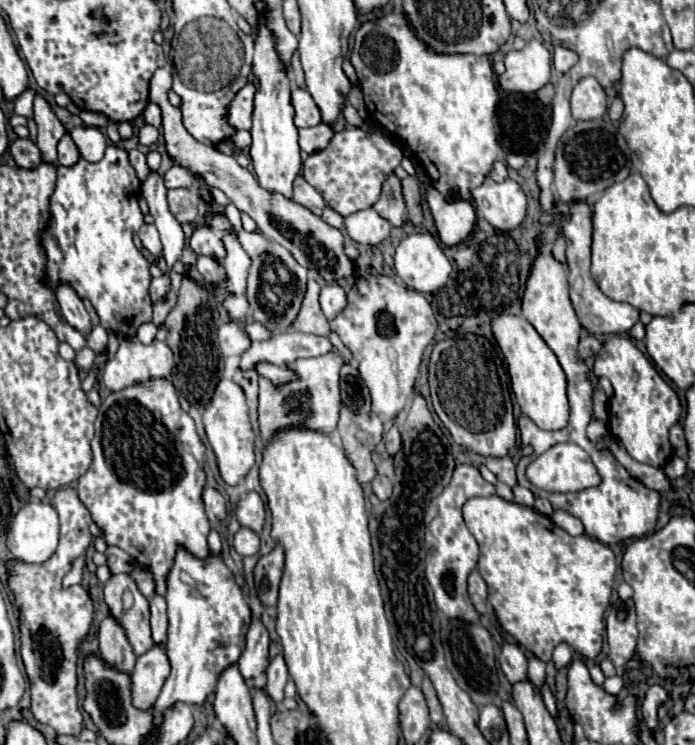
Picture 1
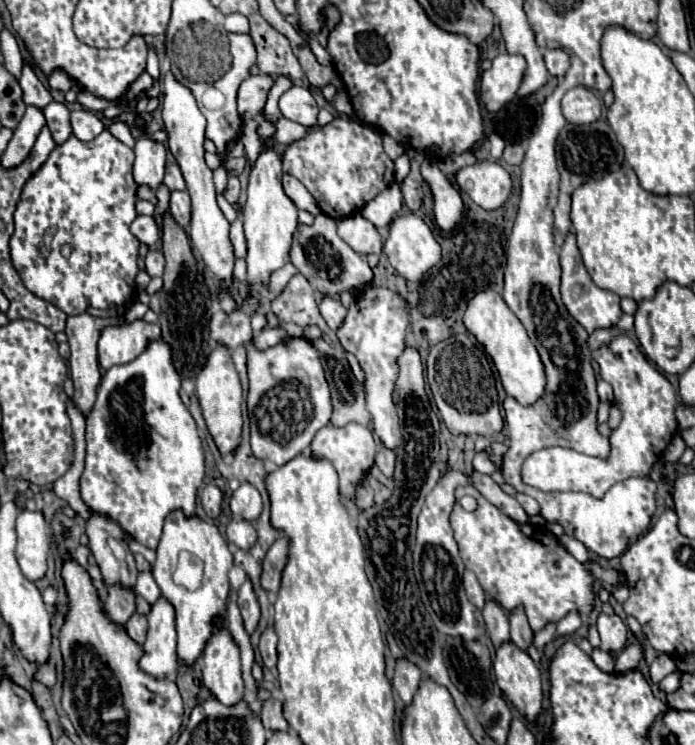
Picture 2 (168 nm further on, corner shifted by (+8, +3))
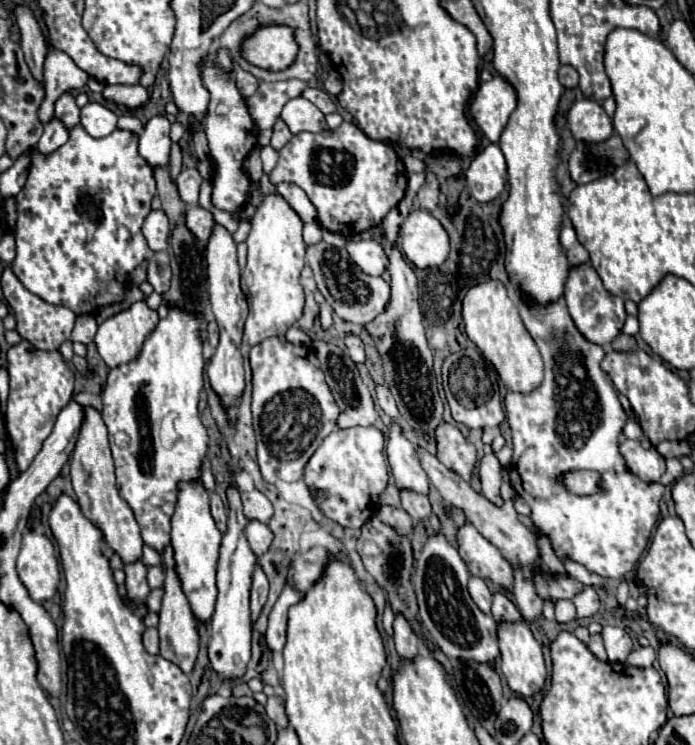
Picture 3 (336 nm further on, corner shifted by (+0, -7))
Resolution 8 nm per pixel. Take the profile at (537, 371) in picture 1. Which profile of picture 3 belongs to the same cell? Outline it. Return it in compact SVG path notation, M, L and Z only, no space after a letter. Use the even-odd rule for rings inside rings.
M481 283L471 287L463 299L463 321L469 339L481 349L483 357L493 363L509 391L531 393L543 383L543 359L533 337L525 331L519 311L503 283Z

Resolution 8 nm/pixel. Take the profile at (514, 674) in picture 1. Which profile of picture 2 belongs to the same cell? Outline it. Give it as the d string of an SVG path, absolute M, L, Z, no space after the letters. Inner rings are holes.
M489 599L483 607L483 617L487 623L487 633L491 635L491 641L495 647L499 647L503 641L509 639L509 621L507 621L507 611L497 605L497 601Z

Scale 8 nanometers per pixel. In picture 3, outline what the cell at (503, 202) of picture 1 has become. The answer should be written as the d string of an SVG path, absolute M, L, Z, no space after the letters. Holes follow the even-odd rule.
M491 143L473 157L465 171L465 181L479 203L491 203L505 191L507 165L499 145Z

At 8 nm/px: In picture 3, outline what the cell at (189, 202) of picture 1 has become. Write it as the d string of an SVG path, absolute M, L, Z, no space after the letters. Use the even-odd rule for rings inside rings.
M189 207L187 209L187 227L189 231L201 239L201 241L207 241L209 239L209 231L213 229L215 221L213 221L213 215L209 211L205 211L203 207Z

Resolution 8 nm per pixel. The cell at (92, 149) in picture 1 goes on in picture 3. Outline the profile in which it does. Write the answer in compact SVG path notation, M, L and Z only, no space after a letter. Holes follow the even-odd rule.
M87 103L81 109L81 127L95 139L107 137L117 129L117 115L101 103Z

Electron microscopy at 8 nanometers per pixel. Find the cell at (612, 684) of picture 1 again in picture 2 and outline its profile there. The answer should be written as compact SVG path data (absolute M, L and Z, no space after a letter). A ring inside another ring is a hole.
M595 647L593 649L593 653L591 653L591 659L595 661L595 665L601 669L601 671L605 671L605 673L613 673L613 655L611 653L605 653L603 649L599 649L599 647Z

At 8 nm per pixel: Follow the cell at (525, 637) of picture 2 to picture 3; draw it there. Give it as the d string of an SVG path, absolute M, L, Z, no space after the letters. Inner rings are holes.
M425 449L423 451L423 469L425 473L429 475L429 479L433 481L433 485L439 489L439 493L443 495L443 499L453 505L453 507L459 507L465 511L465 517L477 527L477 531L487 539L491 541L495 547L501 549L501 553L505 555L505 559L509 559L509 563L513 563L515 567L515 589L513 589L513 595L515 595L515 605L519 607L521 611L521 617L527 625L531 623L537 623L539 617L541 617L541 609L543 609L543 601L537 597L537 593L533 591L533 585L529 583L531 579L531 571L535 569L535 563L539 561L539 551L537 551L537 545L535 545L535 537L533 533L517 519L517 511L513 507L513 501L515 499L509 499L503 503L503 507L497 507L493 505L491 501L487 501L483 495L475 493L471 489L471 485L467 481L463 481L455 471L449 471L437 457L429 455Z

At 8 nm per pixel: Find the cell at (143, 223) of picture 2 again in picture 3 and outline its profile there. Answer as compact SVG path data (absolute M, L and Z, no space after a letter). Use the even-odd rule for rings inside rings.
M151 211L143 223L143 235L147 239L149 249L165 251L169 237L169 221L163 211Z

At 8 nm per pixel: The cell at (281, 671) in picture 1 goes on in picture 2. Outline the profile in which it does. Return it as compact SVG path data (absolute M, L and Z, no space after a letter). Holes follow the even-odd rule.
M267 627L259 639L259 651L265 667L273 667L277 663L277 633L273 627Z

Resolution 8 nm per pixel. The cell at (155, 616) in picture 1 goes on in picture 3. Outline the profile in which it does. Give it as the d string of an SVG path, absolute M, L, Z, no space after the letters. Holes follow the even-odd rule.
M161 565L149 569L149 573L147 573L147 581L149 581L149 587L151 587L151 589L161 587L161 585L163 585L163 579L165 579L165 577L163 577L163 571L161 571Z

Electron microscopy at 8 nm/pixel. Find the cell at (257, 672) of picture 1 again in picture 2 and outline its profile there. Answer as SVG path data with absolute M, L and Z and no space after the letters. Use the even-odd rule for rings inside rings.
M249 577L245 579L245 583L237 591L237 603L239 603L241 615L243 615L243 623L245 623L247 633L253 633L259 623L259 603L257 603L257 595L253 591L253 583L249 581Z

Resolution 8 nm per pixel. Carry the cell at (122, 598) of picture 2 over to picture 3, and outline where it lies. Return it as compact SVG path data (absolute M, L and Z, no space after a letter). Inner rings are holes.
M137 561L131 565L125 565L125 587L127 587L127 599L135 605L145 605L147 595L149 595L149 585L147 585L147 567Z

